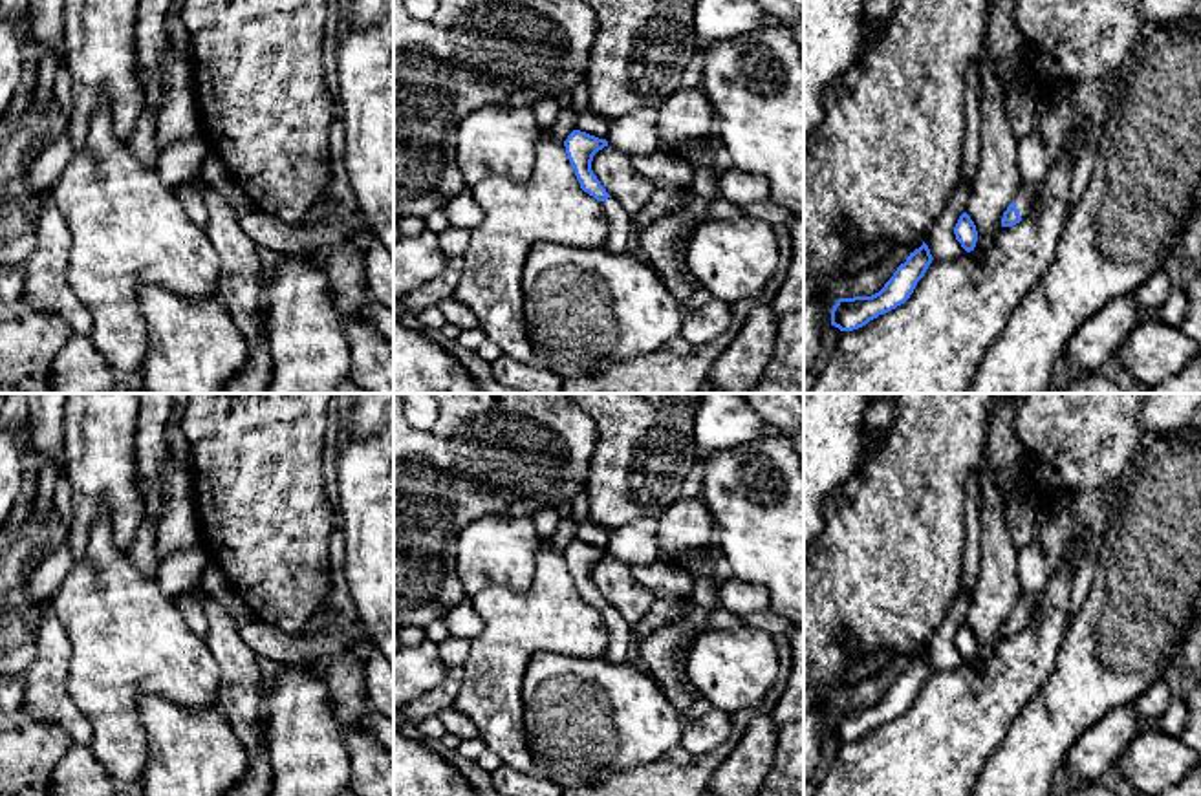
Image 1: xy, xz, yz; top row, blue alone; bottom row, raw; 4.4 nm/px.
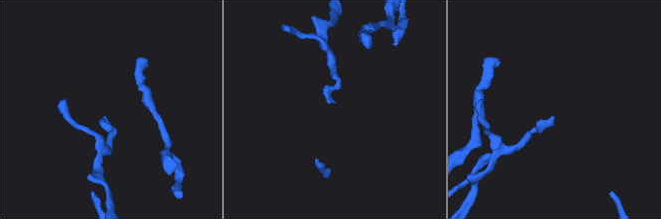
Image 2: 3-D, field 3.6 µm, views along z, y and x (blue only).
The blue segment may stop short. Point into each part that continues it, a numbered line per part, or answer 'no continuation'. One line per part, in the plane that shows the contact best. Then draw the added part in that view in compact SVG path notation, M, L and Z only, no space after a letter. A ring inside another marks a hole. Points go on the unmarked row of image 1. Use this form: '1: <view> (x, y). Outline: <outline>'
1: yz (1024, 608). Outline: M1023 595L1014 606L1014 615L1018 619L1018 624L1022 628L1025 628L1033 617L1033 613L1034 613L1034 602L1031 597Z

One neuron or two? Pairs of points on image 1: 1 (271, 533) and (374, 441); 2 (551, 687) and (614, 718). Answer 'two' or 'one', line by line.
1: two
2: one

